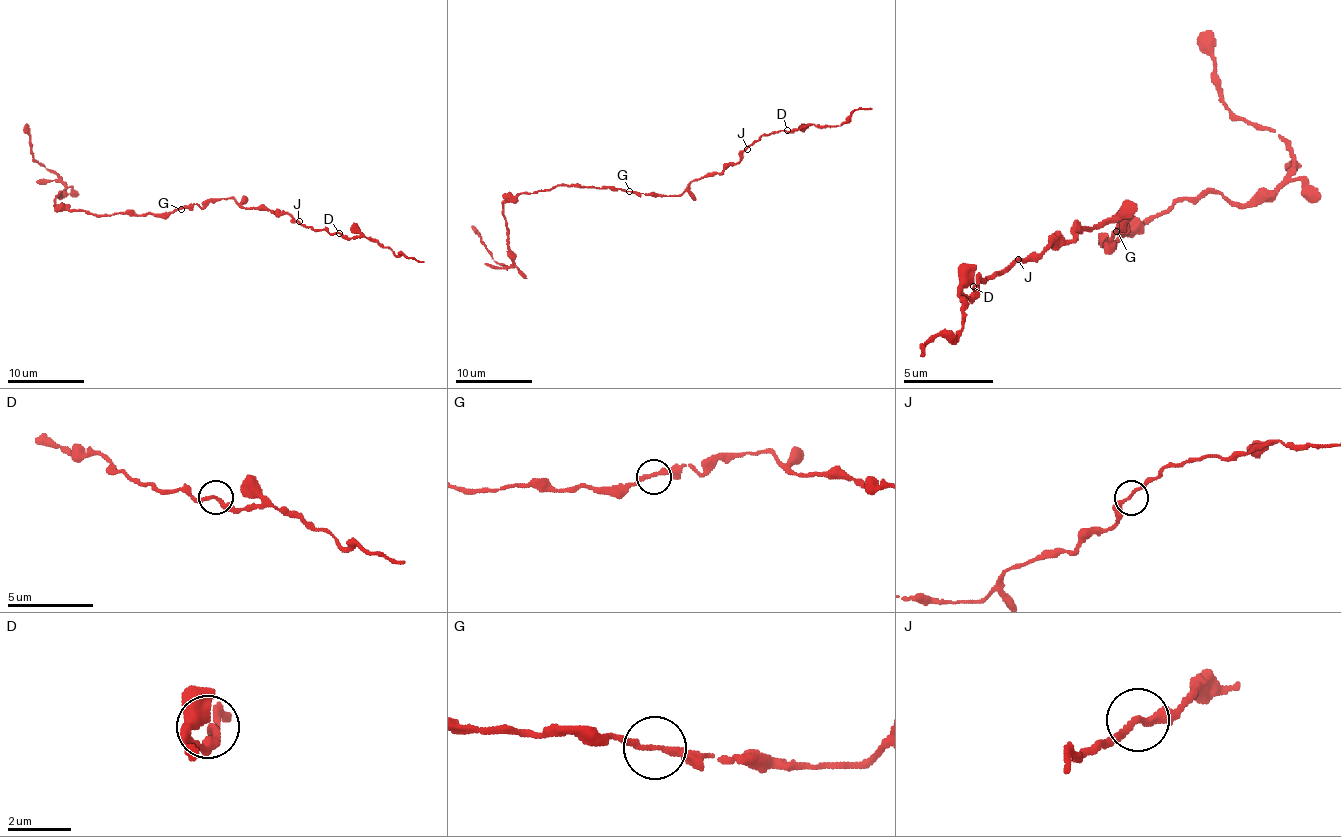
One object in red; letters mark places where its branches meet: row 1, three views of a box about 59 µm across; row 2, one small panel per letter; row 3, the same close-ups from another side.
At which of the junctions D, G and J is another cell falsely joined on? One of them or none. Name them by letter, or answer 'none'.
none

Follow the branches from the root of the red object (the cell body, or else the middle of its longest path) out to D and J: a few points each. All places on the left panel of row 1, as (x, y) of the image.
D: (181, 209), (195, 204), (206, 206), (210, 202), (233, 198), (245, 207), (289, 213), (306, 227), (339, 233)
J: (181, 209), (195, 204), (206, 206), (210, 202), (233, 198), (245, 207), (289, 213), (299, 221)

